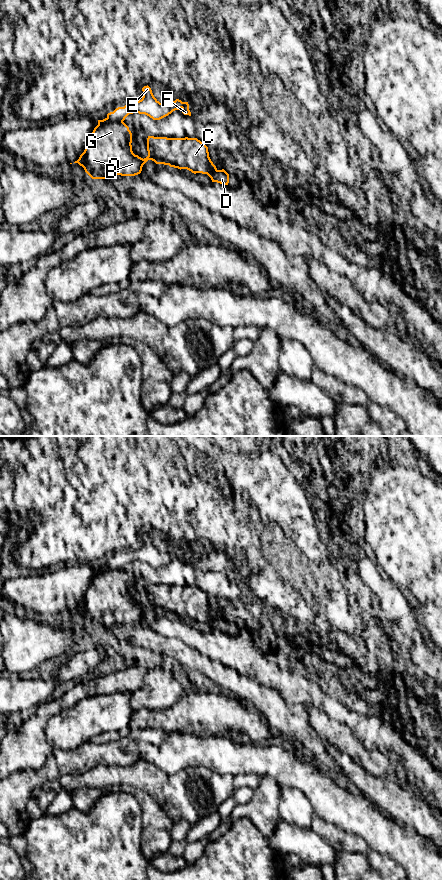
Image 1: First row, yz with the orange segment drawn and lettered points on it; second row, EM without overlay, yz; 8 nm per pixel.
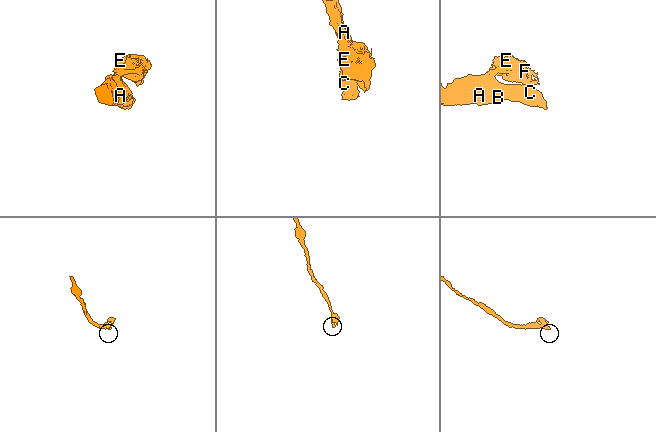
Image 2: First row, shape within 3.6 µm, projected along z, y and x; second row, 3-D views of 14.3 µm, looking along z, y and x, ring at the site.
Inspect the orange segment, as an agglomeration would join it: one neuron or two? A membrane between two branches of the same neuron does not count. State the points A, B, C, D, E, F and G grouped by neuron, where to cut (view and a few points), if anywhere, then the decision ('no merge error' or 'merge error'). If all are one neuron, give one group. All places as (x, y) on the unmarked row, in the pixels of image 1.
A B C D G / E F; cut in yz along (107, 565), (122, 570); merge error

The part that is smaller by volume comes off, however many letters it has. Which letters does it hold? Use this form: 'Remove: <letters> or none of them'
Remove: E, F

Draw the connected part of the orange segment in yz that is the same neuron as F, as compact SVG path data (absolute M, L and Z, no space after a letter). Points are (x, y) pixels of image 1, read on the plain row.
M147 533L142 536L143 545L137 550L129 549L124 555L118 555L107 562L107 566L113 569L123 570L129 562L145 562L153 568L160 568L175 558L182 558L184 563L191 564L188 550L179 547L160 551L153 543L151 536Z

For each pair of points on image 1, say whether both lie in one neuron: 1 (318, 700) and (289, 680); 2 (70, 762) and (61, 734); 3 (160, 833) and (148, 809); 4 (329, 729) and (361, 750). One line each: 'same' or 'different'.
1: same
2: different
3: same
4: same

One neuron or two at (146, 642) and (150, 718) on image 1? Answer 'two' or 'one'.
two

